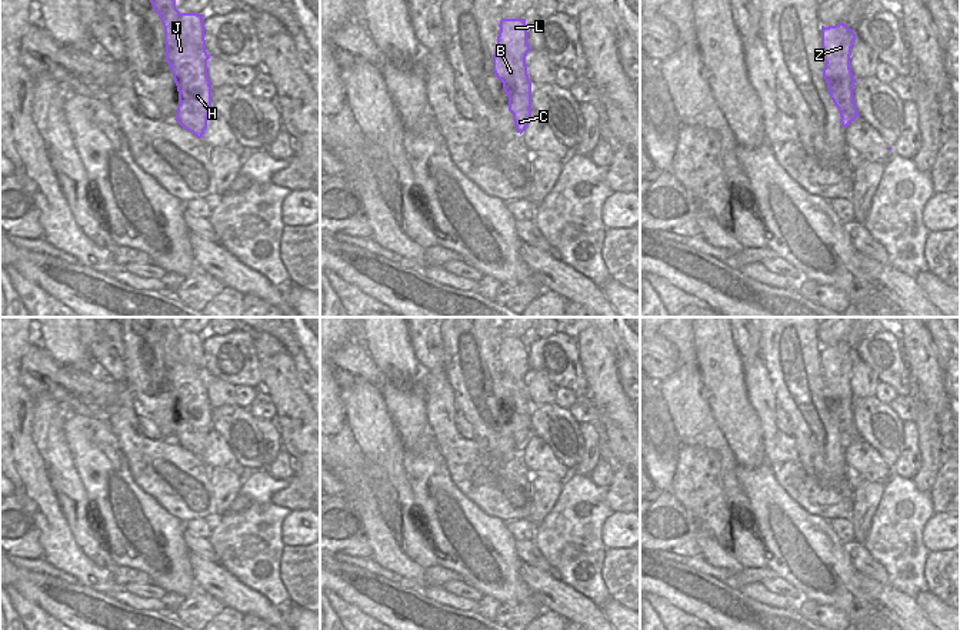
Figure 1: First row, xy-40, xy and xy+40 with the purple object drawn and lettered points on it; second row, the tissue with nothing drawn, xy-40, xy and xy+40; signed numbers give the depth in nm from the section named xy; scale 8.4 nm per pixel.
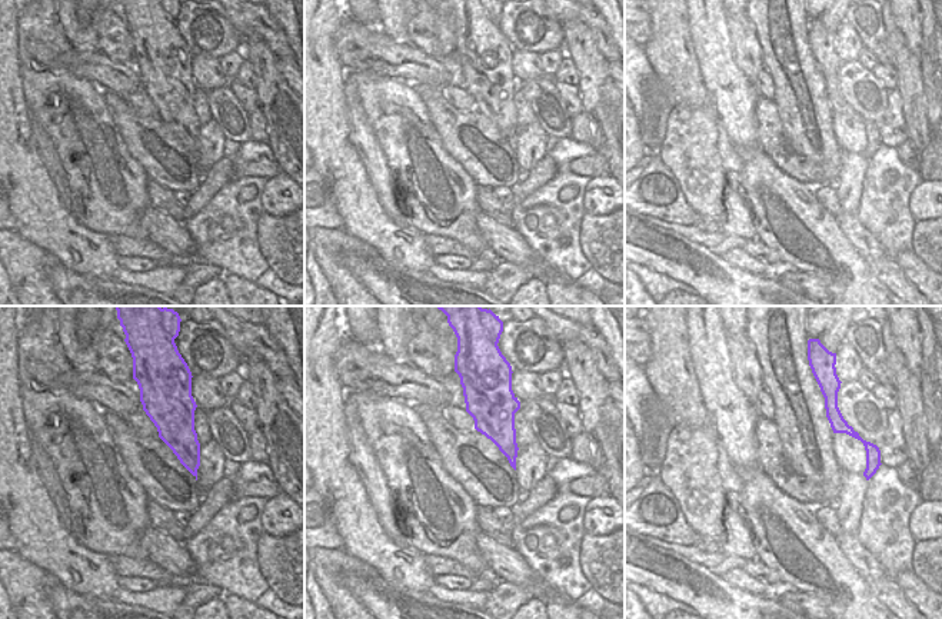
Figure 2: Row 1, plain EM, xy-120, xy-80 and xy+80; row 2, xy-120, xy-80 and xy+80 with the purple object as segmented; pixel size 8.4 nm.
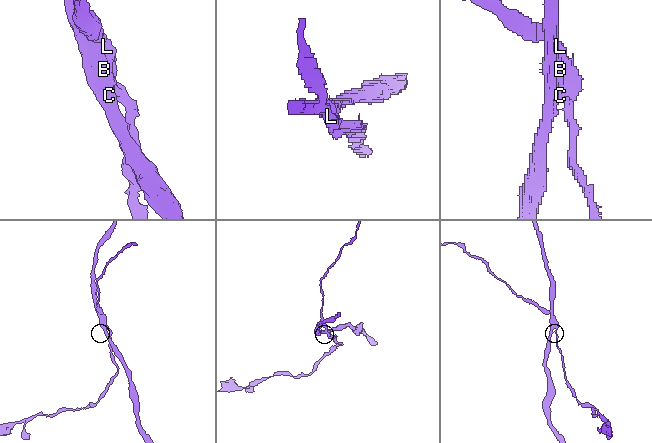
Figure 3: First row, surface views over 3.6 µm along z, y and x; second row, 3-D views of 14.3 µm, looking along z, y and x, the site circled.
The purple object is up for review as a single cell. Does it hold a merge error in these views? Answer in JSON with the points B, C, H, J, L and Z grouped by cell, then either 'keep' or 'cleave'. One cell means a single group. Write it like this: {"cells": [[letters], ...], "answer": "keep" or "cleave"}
{"cells": [["B", "C", "H", "J"], ["L", "Z"]], "answer": "cleave"}

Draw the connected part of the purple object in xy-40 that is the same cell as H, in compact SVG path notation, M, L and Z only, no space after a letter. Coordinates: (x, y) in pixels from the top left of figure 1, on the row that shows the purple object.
M150 0L164 27L166 61L179 91L176 121L201 139L211 110L206 50L200 51L183 37L181 13L176 0Z

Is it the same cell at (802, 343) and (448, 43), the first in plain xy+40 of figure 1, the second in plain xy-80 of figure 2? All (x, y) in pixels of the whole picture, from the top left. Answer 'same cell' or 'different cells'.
same cell

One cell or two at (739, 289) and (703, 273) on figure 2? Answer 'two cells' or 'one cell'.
one cell

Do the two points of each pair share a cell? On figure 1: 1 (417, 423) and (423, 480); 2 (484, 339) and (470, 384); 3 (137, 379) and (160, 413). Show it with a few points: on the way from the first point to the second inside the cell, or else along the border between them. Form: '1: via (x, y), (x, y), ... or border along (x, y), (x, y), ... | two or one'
1: border along (406, 447), (426, 457), (440, 454) | two
2: via (473, 350), (470, 353), (470, 373) | one
3: via (142, 387), (142, 392), (154, 404) | one

